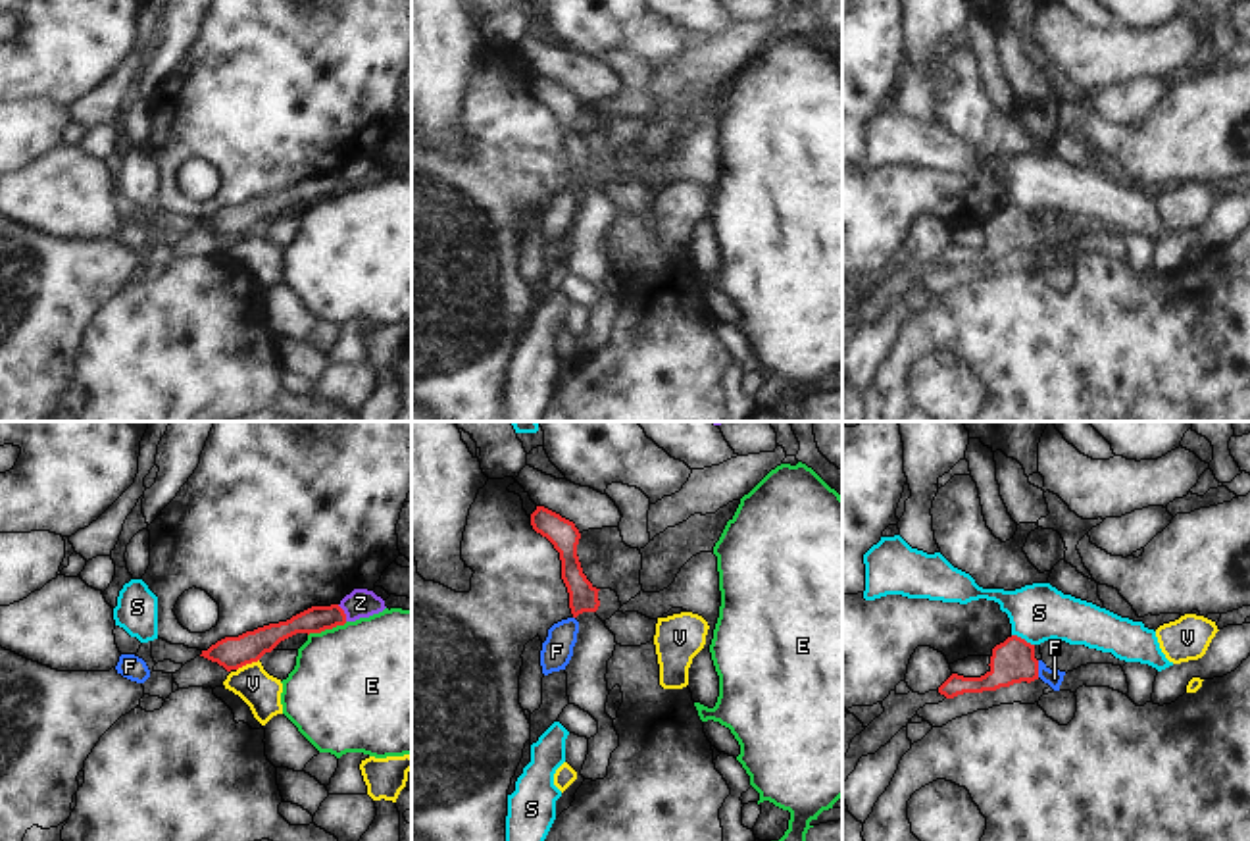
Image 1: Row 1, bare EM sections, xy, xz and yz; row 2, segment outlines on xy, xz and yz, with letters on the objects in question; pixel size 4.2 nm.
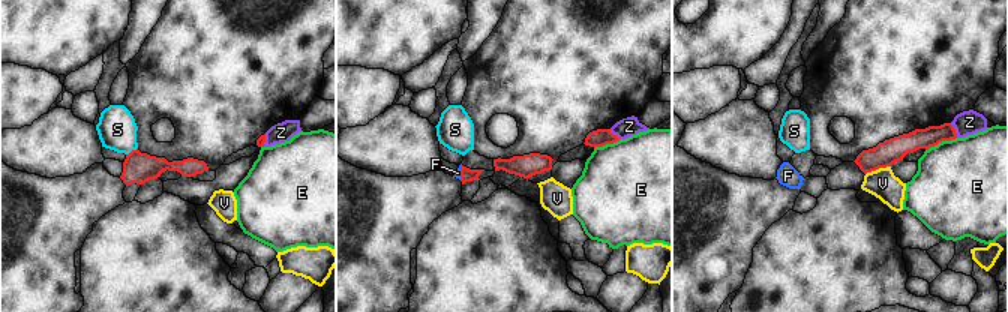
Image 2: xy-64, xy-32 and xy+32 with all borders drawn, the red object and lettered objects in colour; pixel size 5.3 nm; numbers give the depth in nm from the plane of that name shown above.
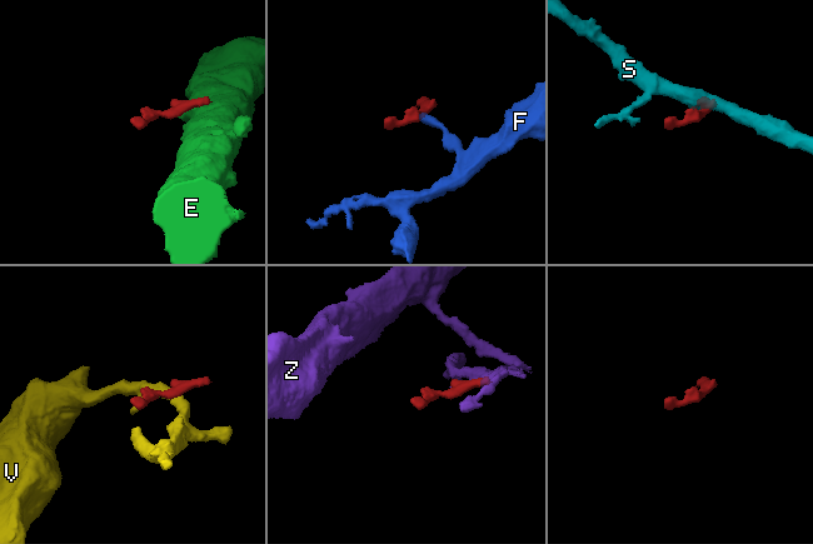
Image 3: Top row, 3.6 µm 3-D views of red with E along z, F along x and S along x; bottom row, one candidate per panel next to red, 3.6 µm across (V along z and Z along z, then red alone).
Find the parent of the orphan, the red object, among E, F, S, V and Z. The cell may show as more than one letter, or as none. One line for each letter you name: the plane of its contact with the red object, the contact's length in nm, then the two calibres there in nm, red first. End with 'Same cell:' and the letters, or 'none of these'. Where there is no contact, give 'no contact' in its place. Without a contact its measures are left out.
F: yz | 70 nm | 180/70 nm
Same cell: F

